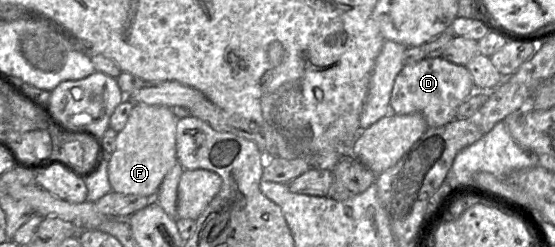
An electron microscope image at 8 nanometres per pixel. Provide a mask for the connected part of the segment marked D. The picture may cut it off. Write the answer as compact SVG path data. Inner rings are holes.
M442 57L425 58L404 65L395 79L390 98L390 112L396 115L420 113L428 128L444 126L456 119L458 107L476 91L466 66L456 65Z

